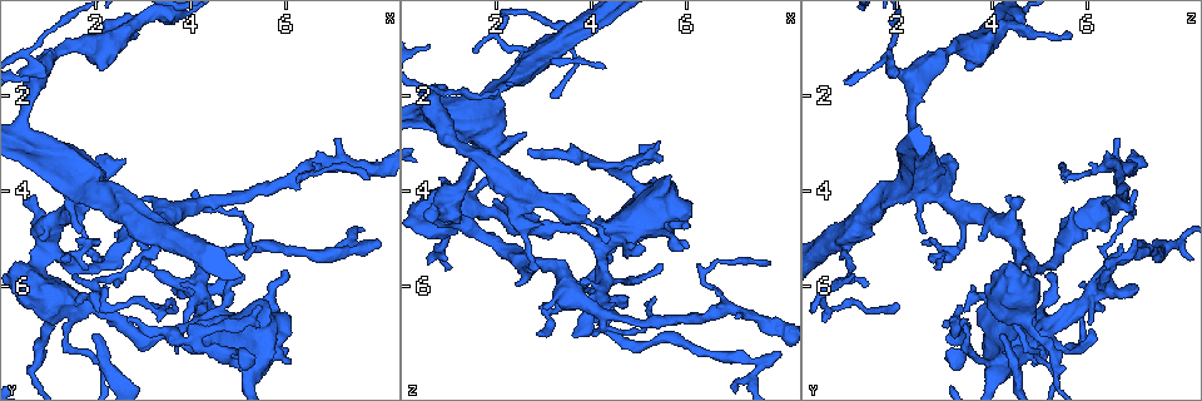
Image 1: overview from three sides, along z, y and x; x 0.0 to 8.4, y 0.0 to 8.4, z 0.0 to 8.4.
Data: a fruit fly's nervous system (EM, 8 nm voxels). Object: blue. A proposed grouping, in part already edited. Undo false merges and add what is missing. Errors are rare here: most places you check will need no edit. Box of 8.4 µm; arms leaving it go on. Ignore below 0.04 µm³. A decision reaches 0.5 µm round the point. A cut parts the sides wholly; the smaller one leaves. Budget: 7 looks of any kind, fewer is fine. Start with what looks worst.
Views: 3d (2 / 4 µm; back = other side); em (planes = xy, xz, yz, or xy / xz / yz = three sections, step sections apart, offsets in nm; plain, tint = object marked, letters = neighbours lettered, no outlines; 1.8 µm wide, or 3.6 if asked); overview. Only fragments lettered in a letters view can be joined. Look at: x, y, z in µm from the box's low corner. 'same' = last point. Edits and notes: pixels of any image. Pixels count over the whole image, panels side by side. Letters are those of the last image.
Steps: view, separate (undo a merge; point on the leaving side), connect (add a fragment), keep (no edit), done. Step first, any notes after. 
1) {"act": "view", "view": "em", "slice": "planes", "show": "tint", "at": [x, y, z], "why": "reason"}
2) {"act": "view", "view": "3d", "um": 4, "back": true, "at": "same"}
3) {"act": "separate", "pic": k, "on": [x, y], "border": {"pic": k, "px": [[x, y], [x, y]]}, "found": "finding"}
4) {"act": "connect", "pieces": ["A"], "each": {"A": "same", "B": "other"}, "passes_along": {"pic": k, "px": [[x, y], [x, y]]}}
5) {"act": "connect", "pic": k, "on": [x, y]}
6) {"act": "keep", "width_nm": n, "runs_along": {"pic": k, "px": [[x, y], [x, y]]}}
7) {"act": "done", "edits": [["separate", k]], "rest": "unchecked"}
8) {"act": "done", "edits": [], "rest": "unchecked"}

{"act": "view", "view": "em", "slice": "planes", "show": "tint", "at": [4.30, 6.85, 5.05], "why": "thick turns thin"}

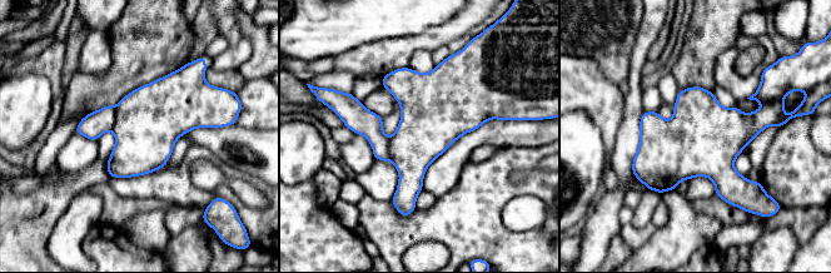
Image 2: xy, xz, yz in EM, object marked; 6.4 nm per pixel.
{"act": "view", "view": "em", "slice": "planes", "show": "letters", "at": "same"}

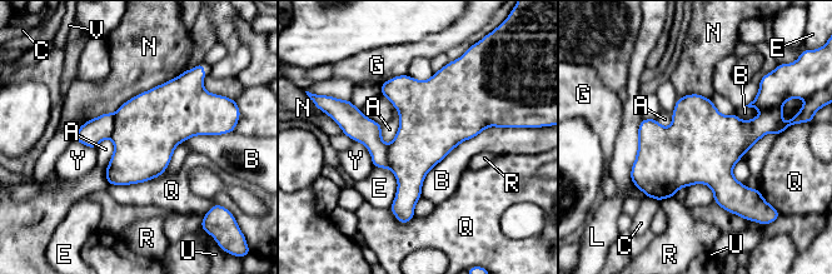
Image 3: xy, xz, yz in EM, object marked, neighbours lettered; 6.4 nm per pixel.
{"act": "keep", "each": {"A": "other", "B": "other", "C": "other", "E": "other", "G": "other", "L": "other", "N": "other", "Q": "other", "R": "other", "U": "other", "V": "other", "Y": "other"}, "border": {"pic": 3, "px": [[393, 105], [398, 130], [388, 145]]}, "found": "all the same cell"}

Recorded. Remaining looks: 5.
{"act": "view", "view": "3d", "um": 4, "back": true, "at": [0.55, 1.10, 1.90], "why": "sharp bend"}

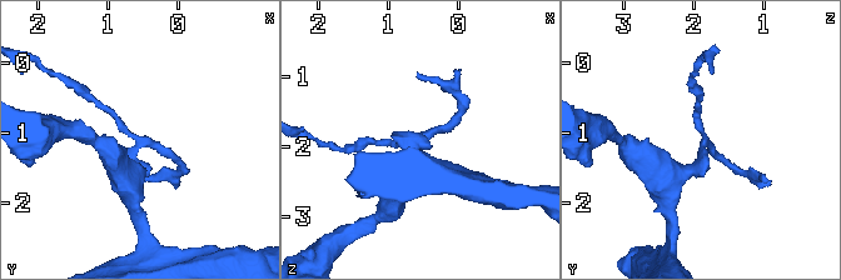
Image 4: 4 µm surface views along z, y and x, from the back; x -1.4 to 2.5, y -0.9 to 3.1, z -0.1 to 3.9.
{"act": "view", "view": "em", "slice": "planes", "show": "letters", "at": [0.55, 1.15, 1.85], "arms": 3, "why": "need the tissue"}

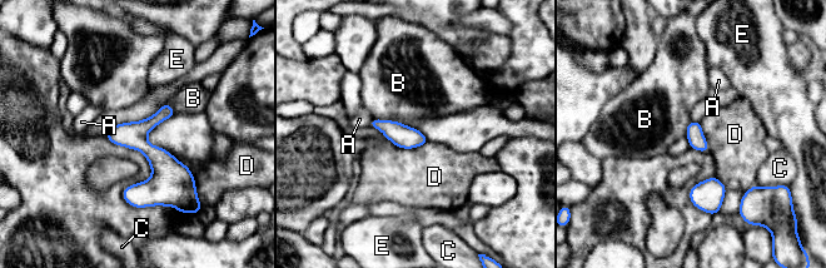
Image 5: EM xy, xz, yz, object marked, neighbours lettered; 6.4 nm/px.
{"act": "keep", "each": {"A": "other", "B": "other", "C": "other", "D": "other", "E": "other"}, "found": "all the same cell"}

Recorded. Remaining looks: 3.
{"act": "view", "view": "3d", "um": 2, "at": [6.05, 7.30, 5.20], "why": "branch stops here"}

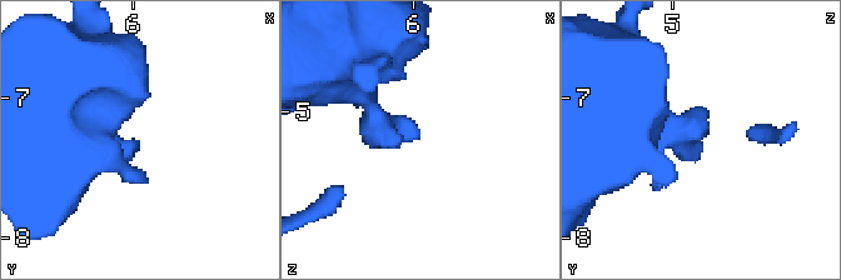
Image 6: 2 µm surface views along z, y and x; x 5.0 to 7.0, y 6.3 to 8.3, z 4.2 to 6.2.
{"act": "view", "view": "em", "slice": "xy", "step": 16, "show": "letters", "at": [6.02, 7.32, 5.22]}

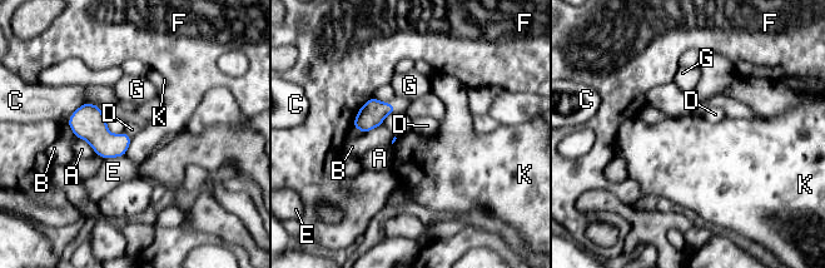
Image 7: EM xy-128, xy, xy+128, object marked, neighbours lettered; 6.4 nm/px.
{"act": "keep", "each": {"A": "other", "B": "other", "C": "other", "D": "other", "E": "other", "F": "other", "G": "other", "K": "other"}, "border": {"pic": 7, "px": [[352, 124], [362, 133]]}, "found": "none of them fits"}

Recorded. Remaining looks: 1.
{"act": "done", "edits": [], "rest": "unchecked"}

